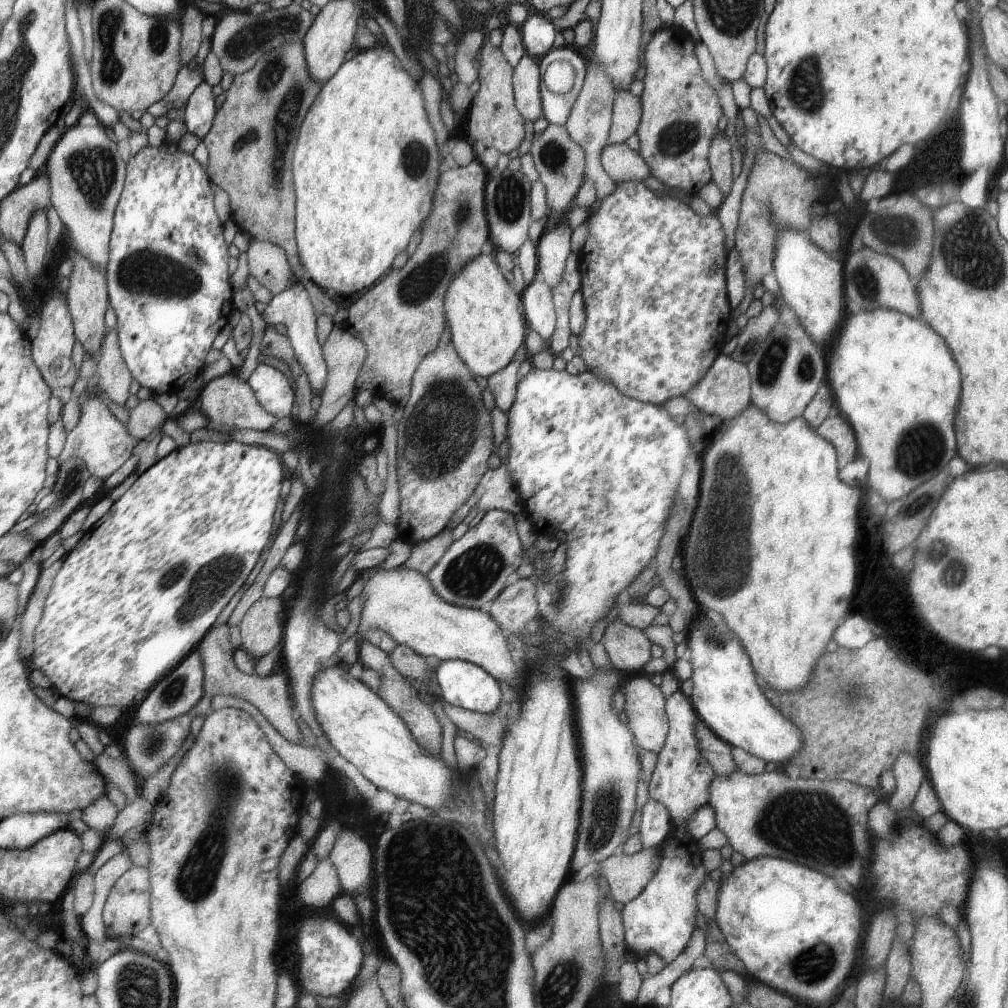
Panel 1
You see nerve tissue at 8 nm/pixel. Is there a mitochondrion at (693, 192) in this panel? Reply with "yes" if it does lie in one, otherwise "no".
no

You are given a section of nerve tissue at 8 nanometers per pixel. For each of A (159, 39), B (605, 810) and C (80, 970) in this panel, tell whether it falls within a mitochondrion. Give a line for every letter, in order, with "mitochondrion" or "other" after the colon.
A: mitochondrion
B: mitochondrion
C: other

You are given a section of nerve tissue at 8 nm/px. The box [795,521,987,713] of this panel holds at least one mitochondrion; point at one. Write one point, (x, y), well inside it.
(953, 575)

